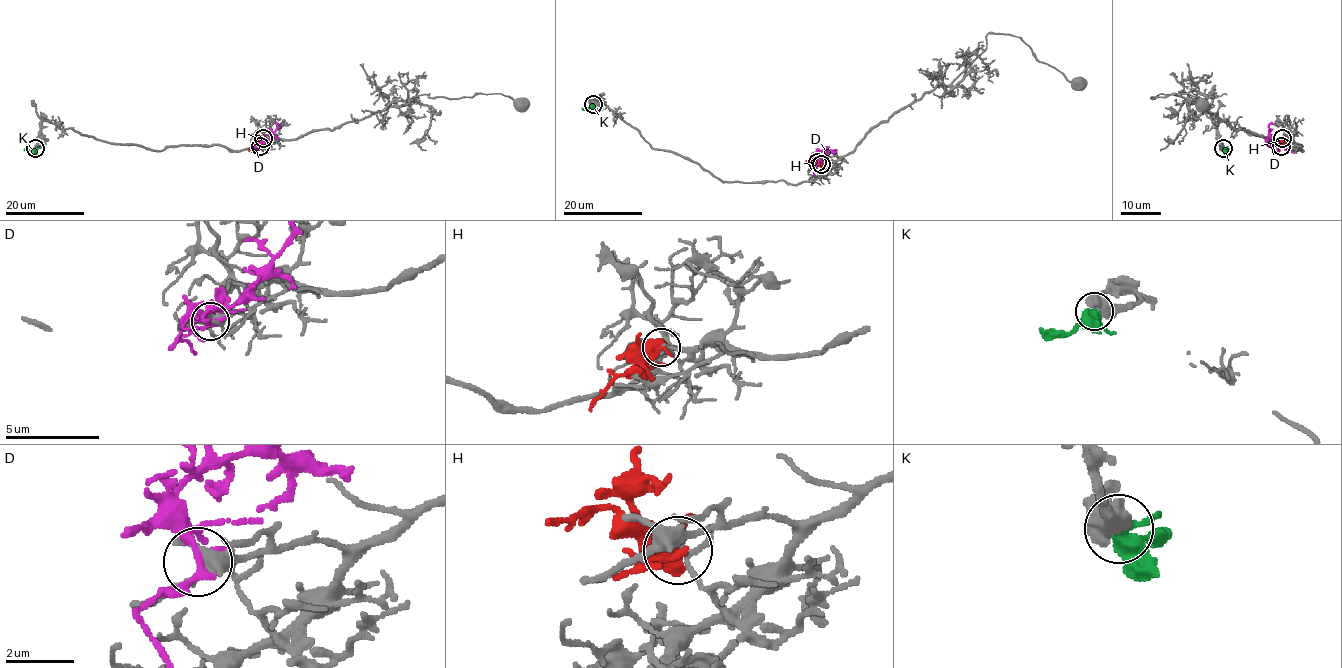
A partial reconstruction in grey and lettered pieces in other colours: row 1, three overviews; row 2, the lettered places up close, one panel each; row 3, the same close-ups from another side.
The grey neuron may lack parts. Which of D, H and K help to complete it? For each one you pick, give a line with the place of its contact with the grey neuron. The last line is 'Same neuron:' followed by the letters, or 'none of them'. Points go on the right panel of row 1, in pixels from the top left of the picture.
K: contact (1223, 148)
Same neuron: K

